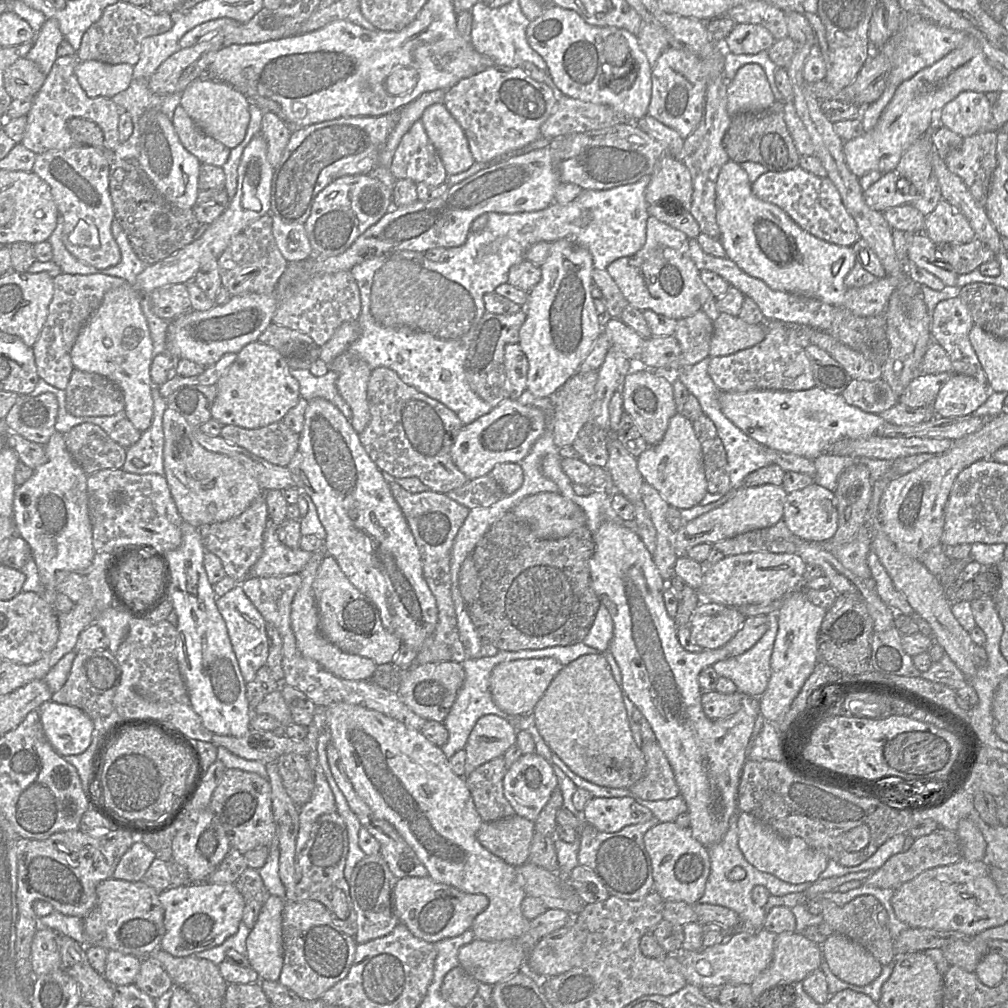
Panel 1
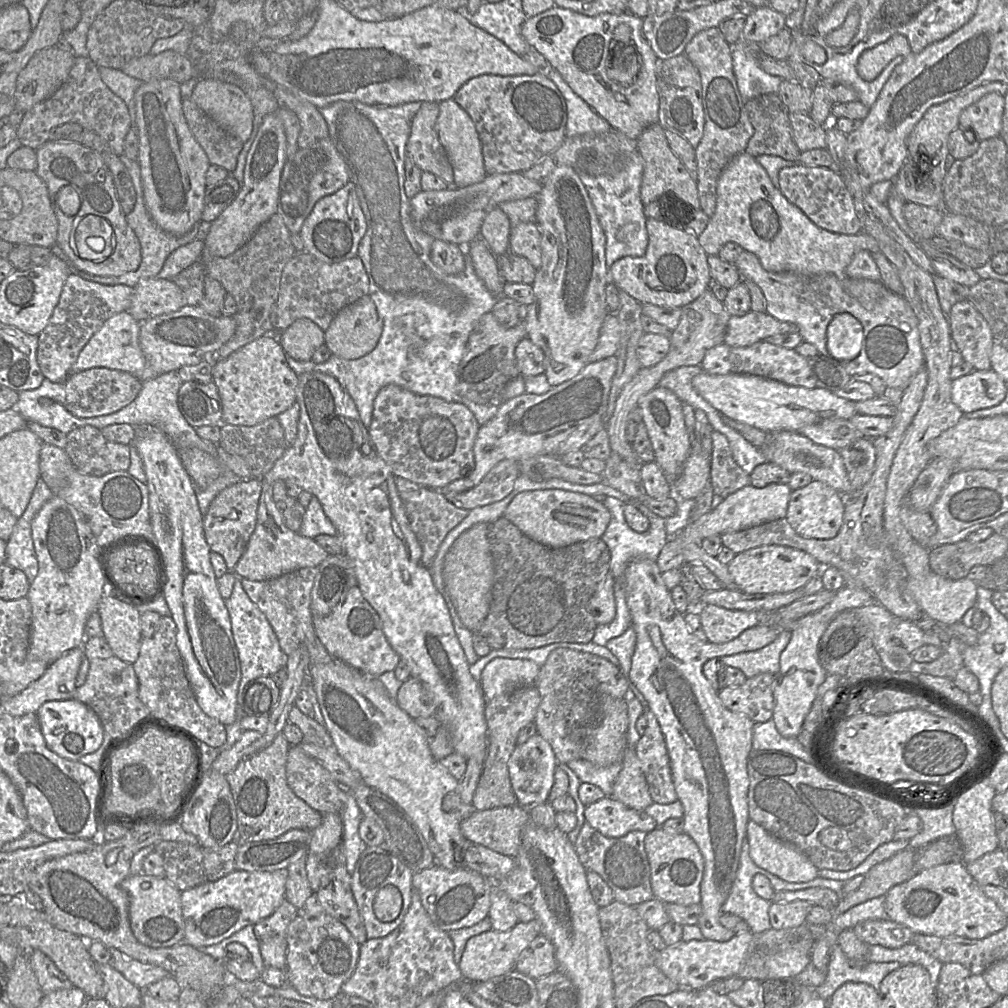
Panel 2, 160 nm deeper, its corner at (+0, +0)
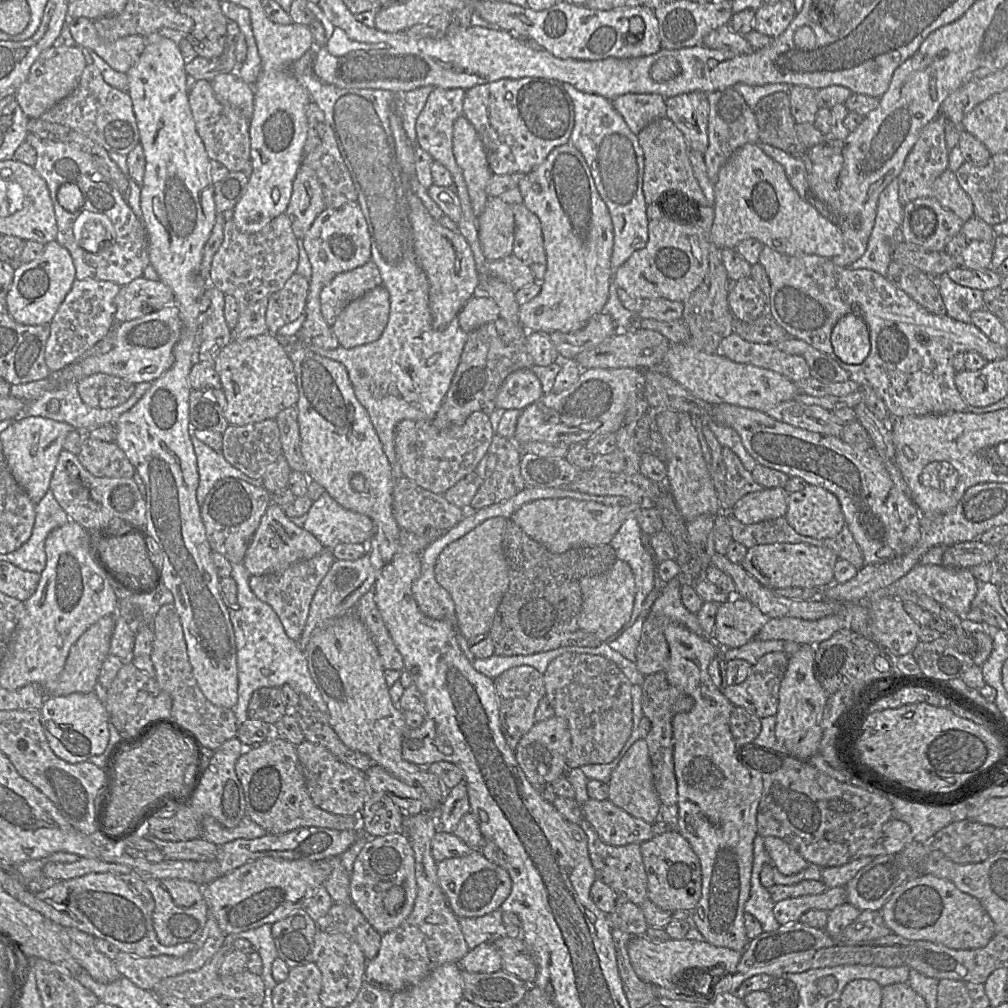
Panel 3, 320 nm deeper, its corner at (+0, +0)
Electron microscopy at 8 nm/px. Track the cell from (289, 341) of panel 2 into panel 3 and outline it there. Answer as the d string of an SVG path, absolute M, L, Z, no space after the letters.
M358 202L346 203L340 208L325 208L314 220L302 238L311 264L311 278L305 306L305 320L299 331L304 341L331 330L321 313L320 293L339 273L348 272L371 260L371 239L367 222Z

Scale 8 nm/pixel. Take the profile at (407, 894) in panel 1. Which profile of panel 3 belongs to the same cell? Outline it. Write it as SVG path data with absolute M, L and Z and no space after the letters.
M473 849L463 857L448 858L437 862L437 876L447 902L458 918L480 917L499 909L512 888L509 873L489 861L480 849Z

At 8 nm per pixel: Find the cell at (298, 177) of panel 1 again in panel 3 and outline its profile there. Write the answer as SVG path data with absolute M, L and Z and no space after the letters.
M301 164L294 178L291 198L285 211L295 236L302 239L324 209L323 190L316 173Z

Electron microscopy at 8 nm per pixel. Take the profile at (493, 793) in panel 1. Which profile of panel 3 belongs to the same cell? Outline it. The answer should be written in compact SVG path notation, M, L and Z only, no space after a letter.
M522 665L509 668L493 679L498 699L499 722L508 746L515 750L520 739L536 723L535 711L545 696L543 675L532 666Z

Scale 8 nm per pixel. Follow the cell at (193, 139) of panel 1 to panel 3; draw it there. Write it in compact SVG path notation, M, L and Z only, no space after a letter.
M196 80L188 92L191 113L198 135L203 141L210 160L223 164L229 172L242 171L250 161L250 120L226 101L217 99L211 82Z

